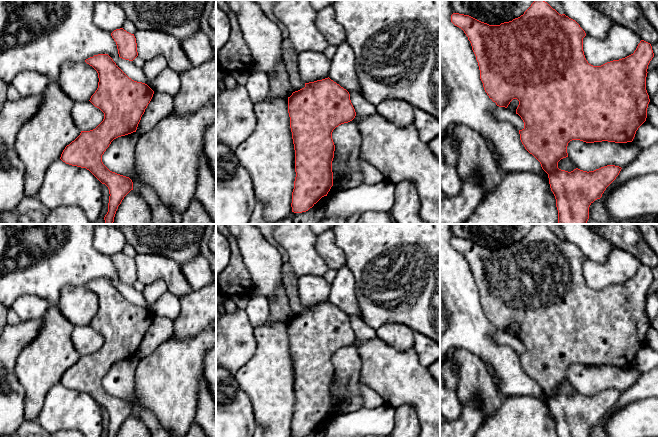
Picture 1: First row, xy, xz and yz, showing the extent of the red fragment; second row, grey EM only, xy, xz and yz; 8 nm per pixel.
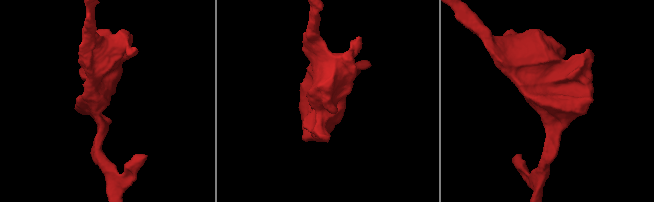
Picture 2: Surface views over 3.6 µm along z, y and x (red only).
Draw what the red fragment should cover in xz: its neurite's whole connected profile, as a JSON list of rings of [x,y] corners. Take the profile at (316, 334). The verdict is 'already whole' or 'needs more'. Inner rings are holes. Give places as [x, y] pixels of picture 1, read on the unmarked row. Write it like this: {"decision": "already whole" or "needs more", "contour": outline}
{"decision": "already whole", "contour": [[[329,301],[305,307],[305,311],[288,321],[288,337],[295,374],[294,413],[292,436],[302,437],[312,432],[322,421],[327,420],[333,410],[332,385],[335,369],[333,354],[352,345],[356,336],[349,316]]]}

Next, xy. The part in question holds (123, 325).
{"decision": "already whole", "contour": [[[108,278],[94,279],[85,286],[98,297],[98,312],[89,325],[104,337],[104,343],[95,353],[81,355],[80,359],[65,371],[60,383],[66,388],[86,392],[105,408],[110,418],[107,437],[116,437],[124,421],[133,414],[133,406],[129,401],[110,395],[103,388],[102,379],[114,363],[136,356],[154,315],[147,308],[129,302]]]}

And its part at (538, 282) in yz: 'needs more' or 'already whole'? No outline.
already whole

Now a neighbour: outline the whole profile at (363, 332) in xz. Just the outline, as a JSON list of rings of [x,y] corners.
[[[351,317],[350,324],[358,341],[366,341],[376,337],[376,329],[368,326],[361,318]]]

